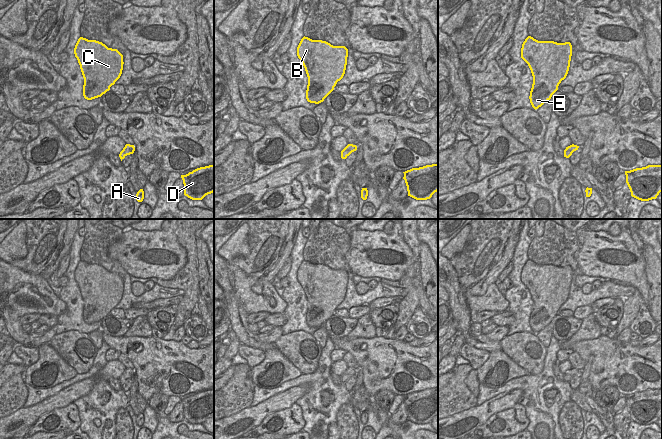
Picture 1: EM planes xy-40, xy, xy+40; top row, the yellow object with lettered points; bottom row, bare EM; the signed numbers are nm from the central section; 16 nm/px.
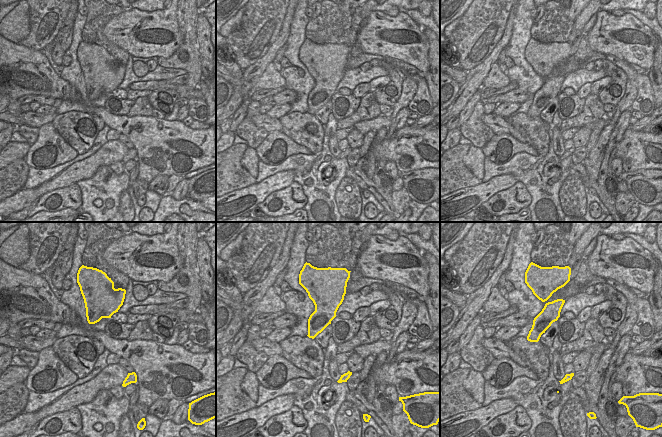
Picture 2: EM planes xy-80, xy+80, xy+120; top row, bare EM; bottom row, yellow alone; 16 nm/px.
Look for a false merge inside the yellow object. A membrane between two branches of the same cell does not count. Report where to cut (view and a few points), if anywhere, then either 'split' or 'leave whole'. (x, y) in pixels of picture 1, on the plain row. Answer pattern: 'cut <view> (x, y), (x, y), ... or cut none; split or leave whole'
cut none; leave whole

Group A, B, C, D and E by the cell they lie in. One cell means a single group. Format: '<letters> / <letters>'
A B C D E

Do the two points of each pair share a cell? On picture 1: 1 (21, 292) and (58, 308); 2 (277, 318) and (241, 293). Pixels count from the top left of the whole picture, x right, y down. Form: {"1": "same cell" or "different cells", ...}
{"1": "same cell", "2": "different cells"}

